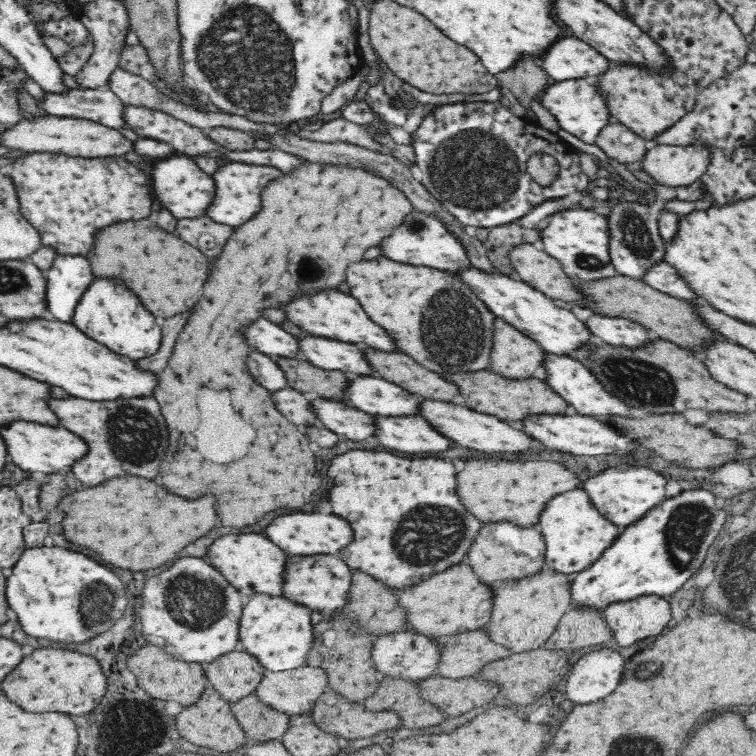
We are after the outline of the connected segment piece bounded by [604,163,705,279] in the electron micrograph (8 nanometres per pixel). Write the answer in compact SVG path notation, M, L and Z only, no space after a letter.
M628 163L625 166L634 178L649 186L656 187L656 191L658 191L658 196L656 196L652 204L646 205L637 201L622 200L621 196L615 195L612 200L607 202L604 208L608 221L611 224L611 257L614 267L618 269L618 274L635 279L643 279L656 264L667 260L666 250L668 244L664 242L659 231L659 214L663 210L663 202L668 199L698 200L698 198L702 198L705 188L702 188L703 183L701 181L694 182L690 186L660 186L655 184L652 178L644 170L640 170L637 165Z

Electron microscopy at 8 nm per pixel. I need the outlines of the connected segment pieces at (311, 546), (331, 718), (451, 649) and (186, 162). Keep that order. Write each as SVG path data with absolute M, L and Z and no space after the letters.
M286 514L274 518L264 534L284 552L294 556L310 556L310 554L336 554L342 546L352 540L352 530L338 516L322 516L322 514Z
M326 692L312 708L310 716L320 730L328 734L338 734L337 737L350 738L350 741L374 736L382 730L390 730L400 724L394 712L368 712L368 710L370 709L366 703L350 704L340 694Z
M466 632L450 636L442 648L435 674L450 679L463 679L478 672L492 660L506 658L510 652L494 644L484 632Z
M176 154L169 157L170 160L164 160L160 162L154 172L152 172L152 178L154 178L154 188L156 188L156 194L160 198L162 204L166 204L172 214L176 218L198 218L198 216L204 216L206 210L210 208L210 204L214 202L216 198L216 181L214 176L206 174L200 170L200 166L190 160L190 156L184 154Z

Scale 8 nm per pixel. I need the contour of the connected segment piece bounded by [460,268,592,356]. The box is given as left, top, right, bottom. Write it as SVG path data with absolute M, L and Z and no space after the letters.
M466 268L460 272L460 275L471 285L476 295L492 309L492 313L496 313L497 317L504 317L508 323L527 333L538 341L546 352L552 355L570 356L576 350L582 350L590 344L592 331L588 325L578 320L568 305L549 297L531 284L522 280L512 280L500 273L484 274L474 268Z

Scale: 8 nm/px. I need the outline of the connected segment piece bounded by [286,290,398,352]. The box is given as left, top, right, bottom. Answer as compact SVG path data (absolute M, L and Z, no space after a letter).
M328 290L328 292L320 292L316 296L300 296L296 298L288 308L288 318L298 324L300 328L308 330L310 334L316 336L324 336L324 338L332 338L332 340L342 340L342 342L354 342L354 344L368 344L370 348L376 350L384 350L384 352L398 352L398 344L392 338L392 334L388 334L380 324L376 324L362 308L362 304L348 294L336 292L336 290Z

